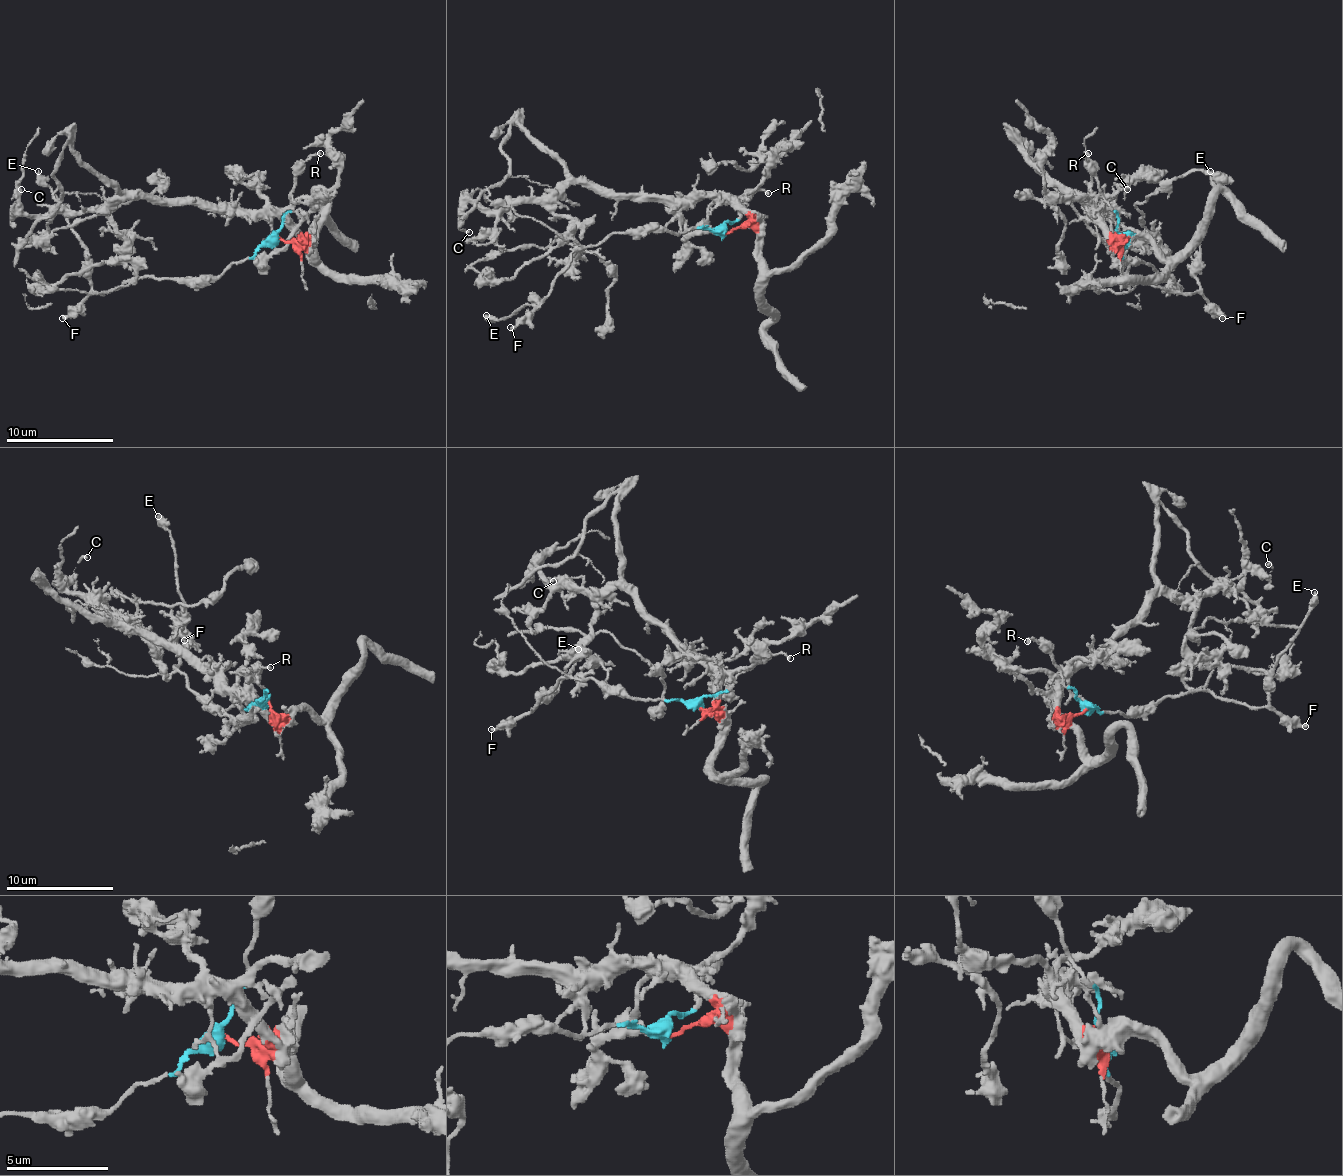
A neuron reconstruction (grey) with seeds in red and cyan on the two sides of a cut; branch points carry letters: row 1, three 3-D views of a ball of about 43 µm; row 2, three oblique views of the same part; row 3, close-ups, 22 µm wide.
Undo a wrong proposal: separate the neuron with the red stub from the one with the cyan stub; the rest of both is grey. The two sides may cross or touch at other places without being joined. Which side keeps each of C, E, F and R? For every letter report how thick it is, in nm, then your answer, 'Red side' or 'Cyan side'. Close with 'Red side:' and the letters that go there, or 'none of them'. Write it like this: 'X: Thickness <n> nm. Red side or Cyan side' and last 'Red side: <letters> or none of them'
C: Thickness 180 nm. Red side
E: Thickness 440 nm. Cyan side
F: Thickness 280 nm. Cyan side
R: Thickness 170 nm. Cyan side
Red side: C

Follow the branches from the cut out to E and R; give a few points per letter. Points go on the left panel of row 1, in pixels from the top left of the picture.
E: (277, 238), (269, 238), (218, 276), (129, 278), (110, 292), (97, 292), (89, 251), (38, 171)
R: (277, 238), (282, 216), (290, 208), (296, 171), (320, 152)

